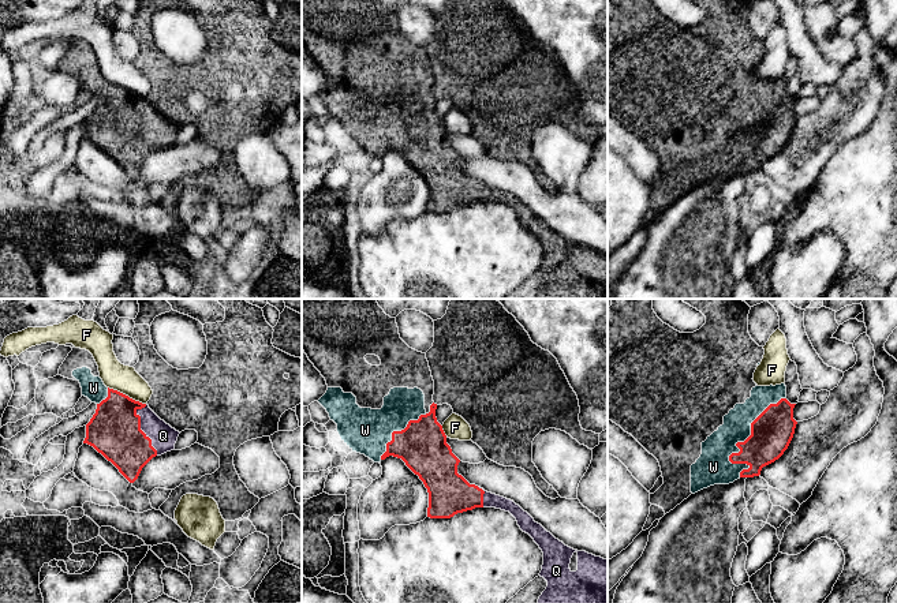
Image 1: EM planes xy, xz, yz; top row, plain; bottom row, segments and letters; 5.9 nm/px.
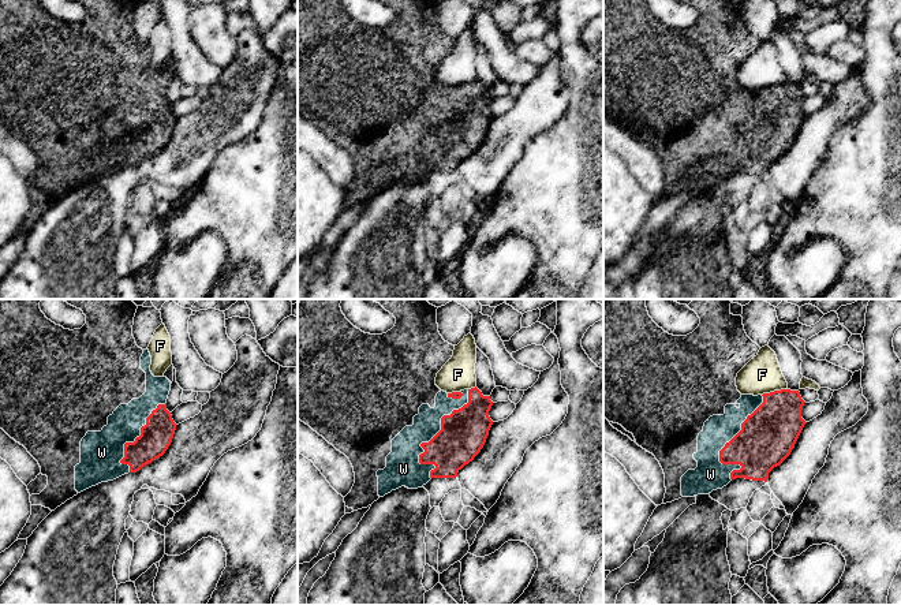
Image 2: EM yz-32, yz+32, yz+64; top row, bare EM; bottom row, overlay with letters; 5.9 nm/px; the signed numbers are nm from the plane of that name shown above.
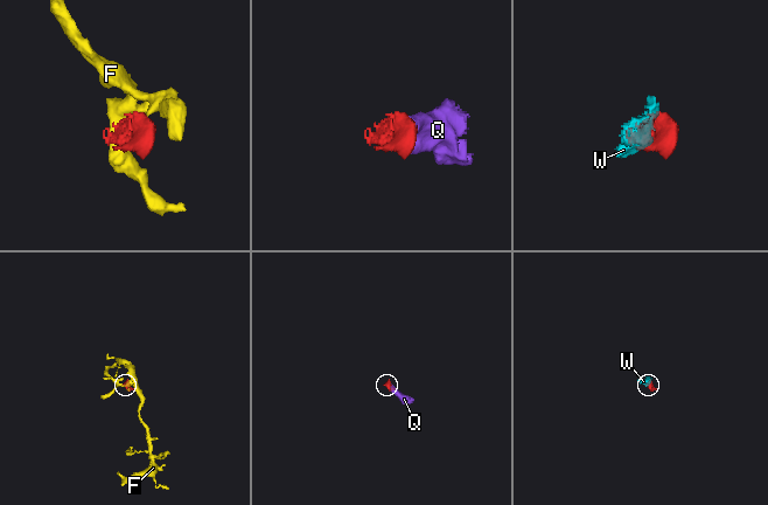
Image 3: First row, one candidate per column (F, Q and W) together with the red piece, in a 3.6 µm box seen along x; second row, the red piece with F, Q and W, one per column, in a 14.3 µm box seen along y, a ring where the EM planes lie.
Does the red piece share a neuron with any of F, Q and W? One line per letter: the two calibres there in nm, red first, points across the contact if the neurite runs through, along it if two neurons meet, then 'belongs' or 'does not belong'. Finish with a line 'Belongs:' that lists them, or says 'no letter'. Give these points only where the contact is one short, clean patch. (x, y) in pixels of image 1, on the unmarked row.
F: calibres 300 and 160 nm; does not belong
Q: calibres 300 and 150 nm; belongs
W: calibres 240 and 200 nm; belongs
Belongs: Q, W

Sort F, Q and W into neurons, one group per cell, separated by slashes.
F / Q W

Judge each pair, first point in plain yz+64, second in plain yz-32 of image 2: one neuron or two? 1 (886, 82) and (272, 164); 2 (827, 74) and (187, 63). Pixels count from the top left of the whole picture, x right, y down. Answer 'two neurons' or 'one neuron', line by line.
1: one neuron
2: one neuron

